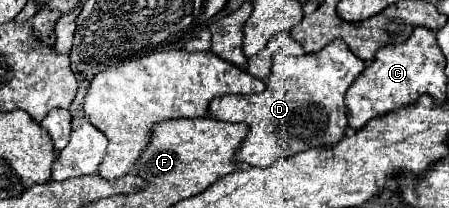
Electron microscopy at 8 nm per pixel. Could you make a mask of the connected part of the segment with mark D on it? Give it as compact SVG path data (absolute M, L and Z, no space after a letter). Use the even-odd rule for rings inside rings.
M332 41L322 51L302 57L278 59L276 55L262 93L216 97L208 103L208 113L218 121L248 125L248 135L234 155L236 163L268 167L280 155L292 157L308 147L328 147L344 137L348 127L346 111L342 109L344 93L362 71L364 61L350 55L350 49L342 41Z

